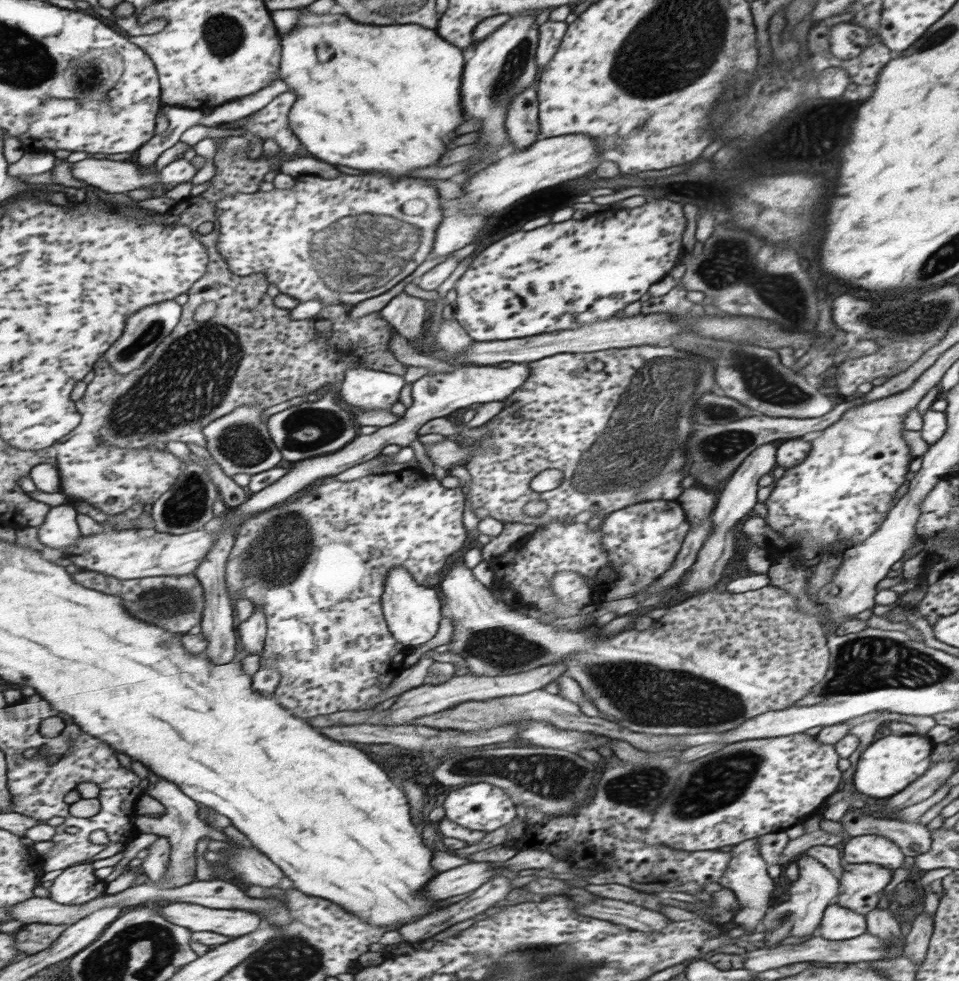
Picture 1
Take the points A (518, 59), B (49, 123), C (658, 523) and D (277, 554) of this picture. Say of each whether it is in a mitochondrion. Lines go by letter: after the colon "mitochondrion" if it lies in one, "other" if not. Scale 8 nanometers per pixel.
A: mitochondrion
B: other
C: other
D: mitochondrion

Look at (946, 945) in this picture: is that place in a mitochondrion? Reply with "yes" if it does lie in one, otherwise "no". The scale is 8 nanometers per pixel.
no

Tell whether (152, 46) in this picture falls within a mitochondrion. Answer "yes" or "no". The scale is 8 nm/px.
no

